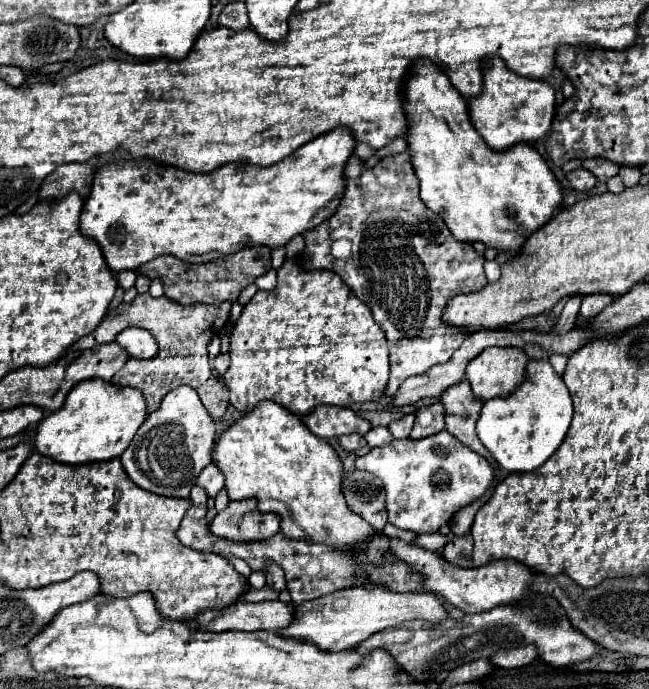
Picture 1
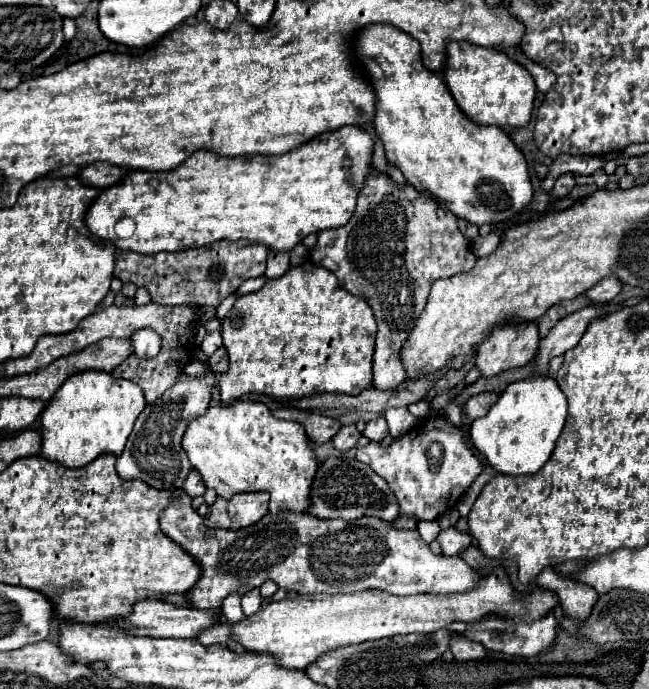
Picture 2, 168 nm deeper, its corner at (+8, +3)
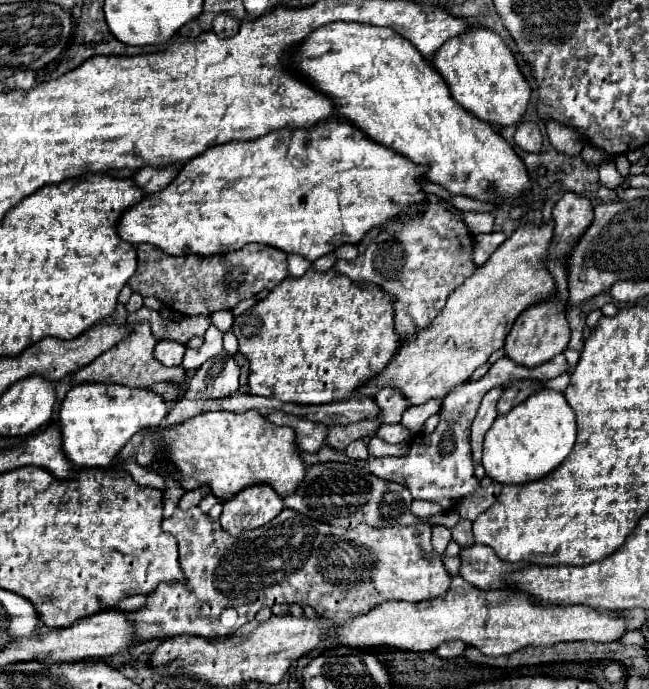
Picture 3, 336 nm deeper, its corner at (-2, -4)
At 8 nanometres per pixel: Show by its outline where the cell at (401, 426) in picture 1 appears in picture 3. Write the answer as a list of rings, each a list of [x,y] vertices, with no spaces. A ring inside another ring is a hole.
[[[428,400],[426,404],[422,406],[408,406],[404,416],[402,416],[402,424],[406,424],[412,432],[420,432],[424,422],[432,416],[432,414],[438,414],[440,412],[440,400]]]

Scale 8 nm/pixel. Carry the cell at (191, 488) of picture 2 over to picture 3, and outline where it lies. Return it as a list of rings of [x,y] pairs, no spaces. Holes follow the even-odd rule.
[[[204,488],[190,490],[190,492],[186,492],[186,494],[180,498],[178,508],[180,508],[180,510],[188,510],[188,508],[192,508],[192,506],[198,506],[198,502],[200,502],[204,496],[206,496],[206,490],[204,490]]]

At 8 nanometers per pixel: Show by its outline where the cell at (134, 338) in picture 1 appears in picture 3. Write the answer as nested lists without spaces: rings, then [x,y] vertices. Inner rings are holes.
[[[160,340],[160,344],[156,344],[154,356],[164,366],[180,366],[182,358],[184,358],[184,352],[186,352],[184,344],[180,344],[176,340]]]

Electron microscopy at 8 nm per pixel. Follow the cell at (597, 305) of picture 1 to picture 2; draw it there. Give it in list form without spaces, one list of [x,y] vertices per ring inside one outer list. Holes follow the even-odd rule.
[[[608,277],[608,279],[604,279],[600,285],[588,289],[586,299],[588,299],[590,303],[598,303],[598,305],[600,305],[600,303],[612,301],[612,299],[620,293],[620,289],[622,289],[622,283],[616,281],[616,277]]]

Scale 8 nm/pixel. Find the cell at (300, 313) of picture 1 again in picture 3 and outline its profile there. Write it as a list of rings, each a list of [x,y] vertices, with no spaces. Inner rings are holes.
[[[308,268],[306,274],[300,276],[300,278],[292,278],[292,276],[286,278],[264,300],[260,300],[256,306],[252,306],[250,310],[242,312],[240,316],[236,316],[232,332],[238,338],[238,350],[250,360],[250,392],[254,396],[278,398],[282,402],[294,402],[294,404],[330,404],[334,400],[342,400],[346,396],[352,396],[360,384],[368,382],[370,378],[374,378],[376,374],[380,374],[384,370],[384,366],[390,362],[390,358],[394,356],[394,352],[400,346],[400,336],[394,330],[392,300],[390,300],[390,296],[386,296],[386,292],[382,288],[376,288],[376,286],[356,286],[356,282],[352,282],[348,276],[344,276],[344,274],[336,272],[336,270],[318,272],[314,268]]]

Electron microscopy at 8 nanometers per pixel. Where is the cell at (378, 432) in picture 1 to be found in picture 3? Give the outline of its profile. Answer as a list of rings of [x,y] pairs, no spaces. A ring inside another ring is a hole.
[[[390,424],[390,426],[380,426],[378,436],[390,444],[398,444],[398,442],[408,442],[414,434],[402,424]]]

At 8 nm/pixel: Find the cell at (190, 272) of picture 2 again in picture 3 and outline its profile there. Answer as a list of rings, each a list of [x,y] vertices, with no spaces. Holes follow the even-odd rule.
[[[138,244],[138,270],[128,286],[142,294],[154,296],[172,312],[184,316],[210,316],[218,310],[232,310],[240,300],[252,298],[262,290],[274,290],[288,276],[288,254],[262,244],[248,244],[240,250],[200,256],[184,252],[170,256],[154,244]]]

